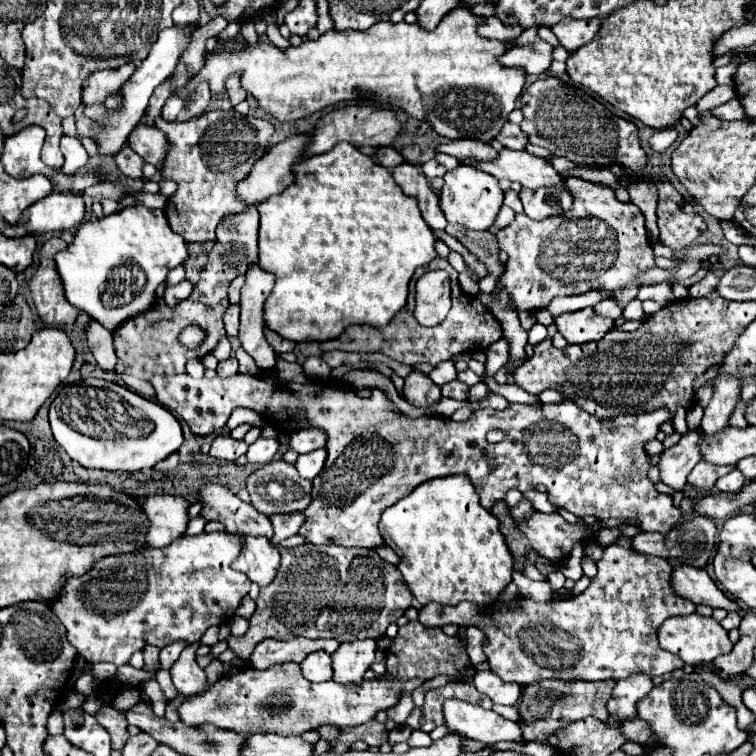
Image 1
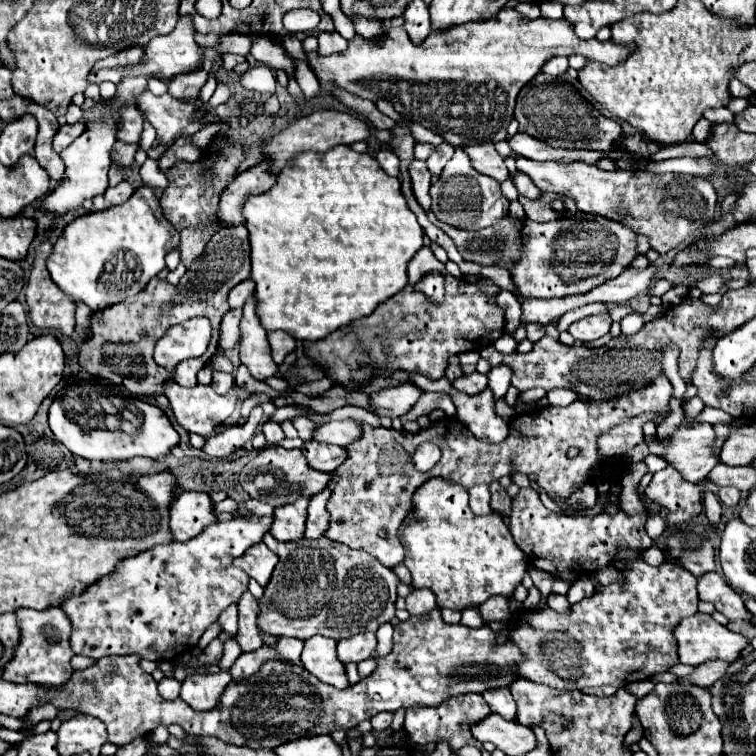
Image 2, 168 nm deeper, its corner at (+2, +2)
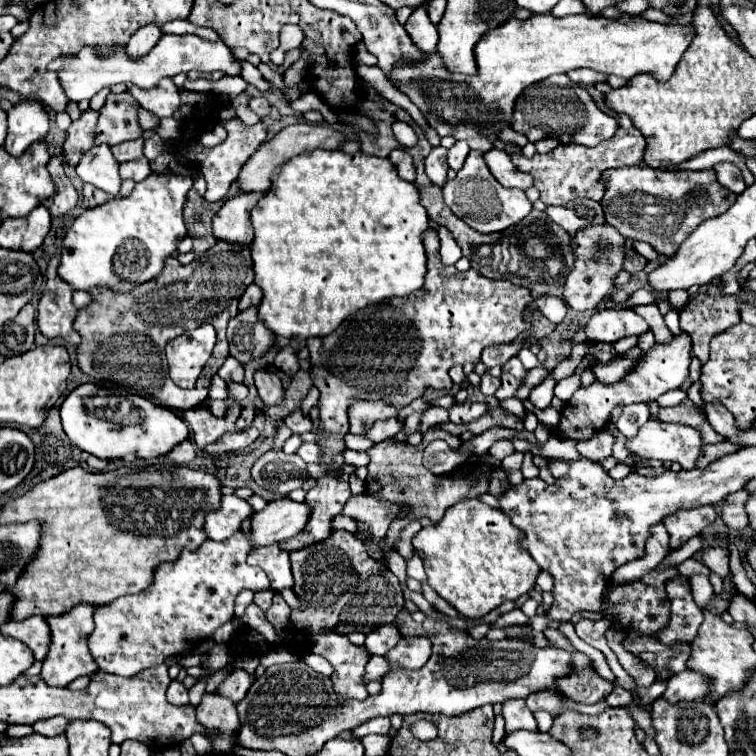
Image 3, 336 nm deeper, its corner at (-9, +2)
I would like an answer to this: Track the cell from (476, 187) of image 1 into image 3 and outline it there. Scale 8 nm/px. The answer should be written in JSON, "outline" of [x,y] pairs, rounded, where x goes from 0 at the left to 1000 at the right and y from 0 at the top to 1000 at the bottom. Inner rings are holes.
{"outline":[[[620,200],[612,221],[604,226],[604,234],[599,239],[591,239],[586,247],[591,274],[634,308],[665,306],[673,298],[687,295],[702,279],[702,266],[694,261],[689,250],[671,250],[660,239],[655,239],[655,234],[649,234],[649,226],[639,213],[639,202],[634,202],[634,208],[623,202],[631,200]]]}

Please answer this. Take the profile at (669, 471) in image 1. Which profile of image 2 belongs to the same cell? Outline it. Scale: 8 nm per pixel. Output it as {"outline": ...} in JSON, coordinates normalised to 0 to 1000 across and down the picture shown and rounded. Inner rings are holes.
{"outline":[[[881,618],[865,626],[862,639],[854,644],[857,660],[870,665],[884,676],[881,697],[894,700],[897,694],[923,684],[929,679],[929,652],[926,644],[910,639],[899,631],[892,618]]]}

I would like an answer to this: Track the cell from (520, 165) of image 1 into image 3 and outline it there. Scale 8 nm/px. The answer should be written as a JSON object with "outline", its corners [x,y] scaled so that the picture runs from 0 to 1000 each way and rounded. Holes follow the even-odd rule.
{"outline":[[[843,218],[843,221],[803,224],[803,226],[798,226],[792,239],[800,245],[800,255],[795,263],[800,292],[806,298],[811,298],[824,313],[829,313],[835,319],[853,319],[880,340],[893,337],[898,324],[909,316],[911,308],[919,306],[919,300],[927,292],[943,290],[946,284],[959,282],[972,269],[972,261],[975,261],[972,255],[967,255],[964,250],[959,250],[948,242],[943,224],[935,224],[935,226],[874,226],[874,224],[856,221],[856,218]]]}

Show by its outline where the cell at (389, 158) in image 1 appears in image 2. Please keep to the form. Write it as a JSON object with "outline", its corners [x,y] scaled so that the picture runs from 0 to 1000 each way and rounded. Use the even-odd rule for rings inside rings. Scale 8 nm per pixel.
{"outline":[[[503,197],[503,200],[497,202],[497,210],[500,210],[500,216],[505,218],[505,224],[508,224],[513,231],[526,234],[526,229],[529,229],[529,210],[526,210],[519,200]]]}

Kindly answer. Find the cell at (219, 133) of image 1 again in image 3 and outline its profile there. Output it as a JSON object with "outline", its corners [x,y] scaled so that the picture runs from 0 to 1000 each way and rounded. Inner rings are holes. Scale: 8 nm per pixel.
{"outline":[[[224,102],[216,104],[202,118],[187,118],[181,112],[173,112],[168,118],[189,144],[200,147],[210,157],[229,155],[229,149],[239,142],[239,123],[237,123],[237,118],[231,115],[231,110]]]}

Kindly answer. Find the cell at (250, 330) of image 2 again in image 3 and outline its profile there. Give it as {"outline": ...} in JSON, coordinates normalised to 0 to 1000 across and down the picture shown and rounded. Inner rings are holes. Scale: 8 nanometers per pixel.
{"outline":[[[343,485],[335,496],[337,501],[337,512],[343,517],[345,530],[351,533],[351,538],[358,536],[369,536],[372,525],[374,525],[374,509],[369,496],[364,496],[364,491],[358,491],[356,485]]]}

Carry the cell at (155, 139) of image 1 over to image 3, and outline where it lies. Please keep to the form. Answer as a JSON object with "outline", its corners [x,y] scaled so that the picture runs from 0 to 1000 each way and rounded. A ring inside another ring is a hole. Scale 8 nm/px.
{"outline":[[[147,123],[136,144],[131,147],[126,189],[157,192],[187,181],[189,171],[184,165],[181,152],[184,152],[184,136],[171,123],[160,123],[160,126]]]}

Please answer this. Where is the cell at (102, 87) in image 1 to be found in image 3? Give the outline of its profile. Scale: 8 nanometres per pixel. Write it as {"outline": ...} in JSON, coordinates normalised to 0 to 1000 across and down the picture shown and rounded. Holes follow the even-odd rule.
{"outline":[[[194,33],[194,36],[187,36],[187,38],[181,38],[181,44],[176,44],[176,49],[171,52],[171,57],[168,57],[168,73],[173,75],[173,78],[179,78],[179,75],[189,75],[189,73],[194,73],[205,60],[208,60],[208,54],[213,52],[213,41],[210,41],[210,36],[208,33]]]}

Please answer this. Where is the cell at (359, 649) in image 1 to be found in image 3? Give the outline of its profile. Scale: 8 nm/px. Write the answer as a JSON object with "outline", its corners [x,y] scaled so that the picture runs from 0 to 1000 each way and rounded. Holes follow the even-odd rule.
{"outline":[[[522,824],[504,827],[501,832],[485,837],[485,843],[483,843],[483,858],[491,866],[509,866],[509,864],[515,864],[525,853],[525,848],[530,843],[533,840],[528,837],[528,832],[525,832]]]}

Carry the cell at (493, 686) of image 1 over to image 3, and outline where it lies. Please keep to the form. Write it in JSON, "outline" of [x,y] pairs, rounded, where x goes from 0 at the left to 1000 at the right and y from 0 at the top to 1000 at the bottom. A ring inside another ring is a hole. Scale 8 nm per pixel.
{"outline":[[[694,925],[668,927],[665,930],[665,951],[668,951],[671,967],[684,967],[684,964],[710,967],[710,954],[708,954],[705,943],[697,938]]]}

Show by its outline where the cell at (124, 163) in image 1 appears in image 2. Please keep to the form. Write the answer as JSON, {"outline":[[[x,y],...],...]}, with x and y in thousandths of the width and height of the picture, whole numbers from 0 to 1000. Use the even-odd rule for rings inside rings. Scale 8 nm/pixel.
{"outline":[[[156,187],[156,189],[148,194],[146,208],[148,208],[148,213],[151,213],[153,218],[169,221],[169,218],[177,216],[177,202],[180,202],[180,197],[183,197],[183,192],[169,192],[169,189],[159,189],[159,187]]]}

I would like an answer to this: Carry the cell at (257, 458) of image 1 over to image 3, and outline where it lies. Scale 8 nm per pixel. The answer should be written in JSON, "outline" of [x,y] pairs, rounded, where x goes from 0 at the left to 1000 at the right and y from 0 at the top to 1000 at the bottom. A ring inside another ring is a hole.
{"outline":[[[393,541],[393,544],[388,544],[382,552],[377,552],[374,560],[377,560],[388,573],[396,573],[396,575],[411,570],[411,565],[414,565],[409,549],[403,549],[398,541]]]}

